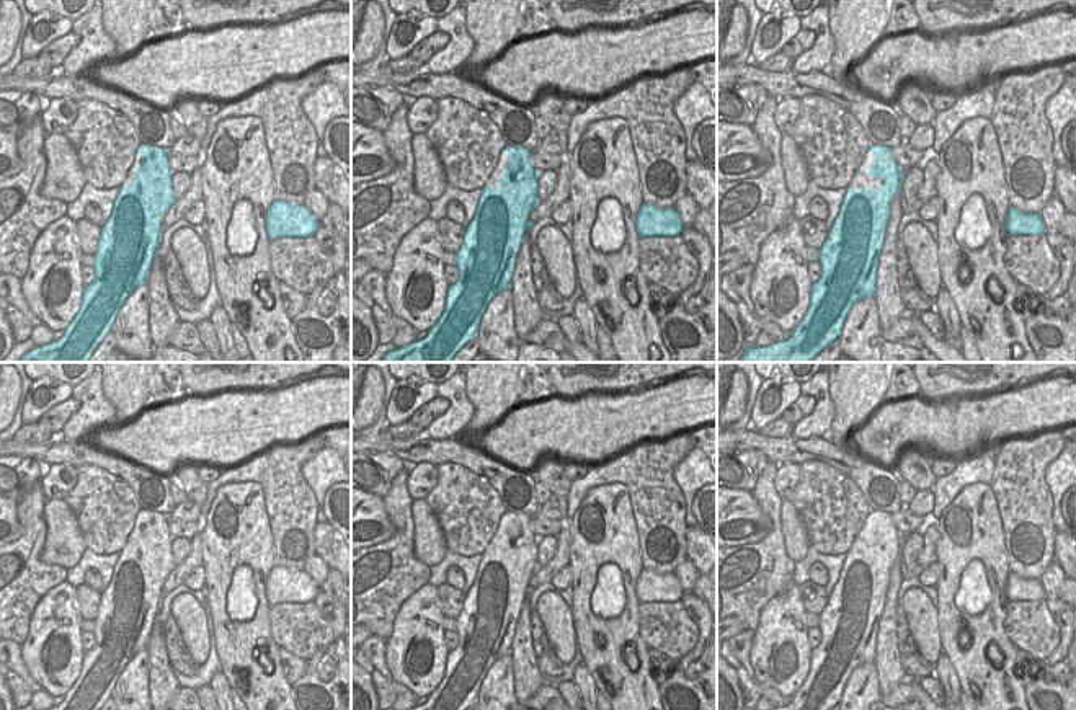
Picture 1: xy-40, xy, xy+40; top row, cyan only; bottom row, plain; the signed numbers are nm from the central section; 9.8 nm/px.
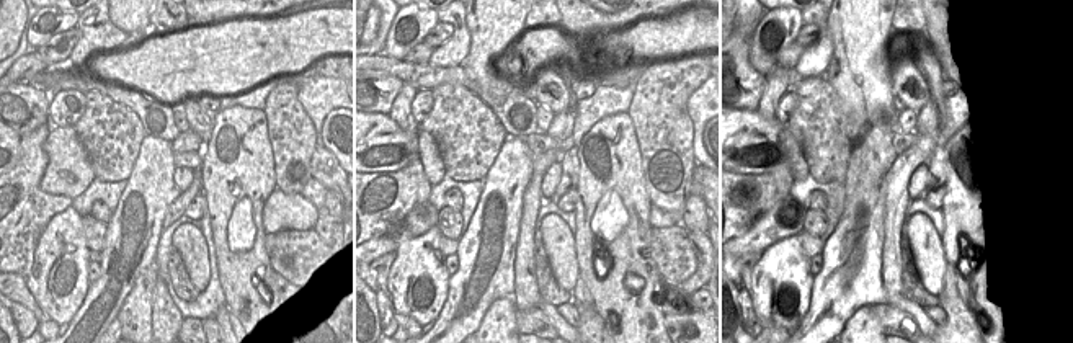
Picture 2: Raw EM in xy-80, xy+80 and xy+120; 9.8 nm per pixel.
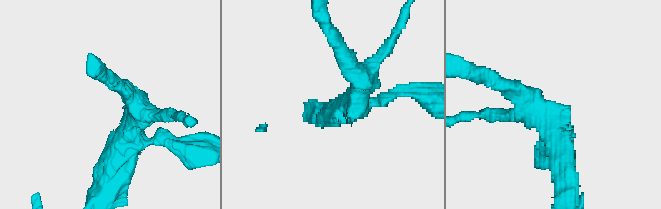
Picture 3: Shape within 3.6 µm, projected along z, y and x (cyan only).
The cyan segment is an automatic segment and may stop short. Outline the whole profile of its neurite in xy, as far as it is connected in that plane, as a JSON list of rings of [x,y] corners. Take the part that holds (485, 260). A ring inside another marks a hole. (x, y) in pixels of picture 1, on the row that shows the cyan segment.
[[[506,145],[508,165],[496,188],[482,188],[474,219],[456,253],[459,279],[447,287],[446,307],[421,341],[387,353],[380,362],[451,362],[477,336],[488,302],[511,289],[521,240],[539,204],[531,150]]]

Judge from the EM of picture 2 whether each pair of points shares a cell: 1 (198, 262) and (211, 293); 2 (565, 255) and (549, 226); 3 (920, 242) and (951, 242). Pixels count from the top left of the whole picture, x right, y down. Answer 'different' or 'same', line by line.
1: different
2: same
3: different

